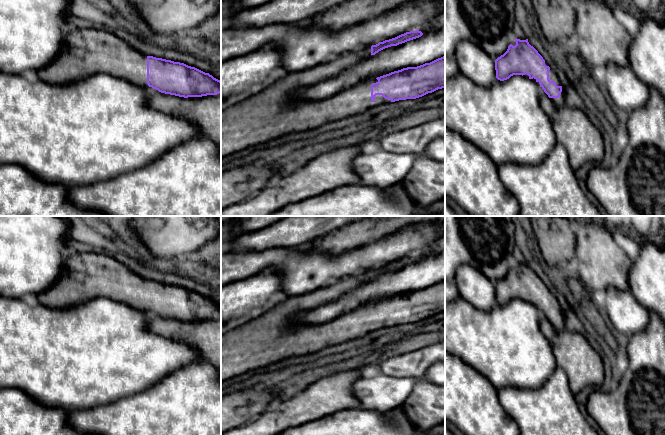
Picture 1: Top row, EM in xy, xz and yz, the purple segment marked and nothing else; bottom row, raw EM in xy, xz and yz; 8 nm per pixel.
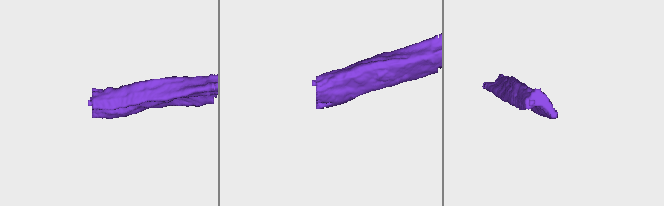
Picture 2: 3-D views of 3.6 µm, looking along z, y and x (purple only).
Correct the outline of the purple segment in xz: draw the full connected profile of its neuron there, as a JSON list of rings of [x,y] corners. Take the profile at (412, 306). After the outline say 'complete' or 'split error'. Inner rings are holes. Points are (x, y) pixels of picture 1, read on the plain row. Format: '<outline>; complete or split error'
[[[419,254],[406,256],[371,271],[365,270],[354,276],[332,281],[313,292],[299,296],[288,296],[259,317],[253,318],[239,327],[222,332],[221,382],[292,356],[322,351],[327,347],[363,337],[371,331],[399,324],[416,323],[445,312],[445,280],[443,280],[417,291],[407,291],[377,302],[365,303],[327,323],[301,325],[293,323],[294,318],[303,312],[335,301],[345,293],[355,290],[385,272],[397,270],[422,259],[423,257]]]; split error

